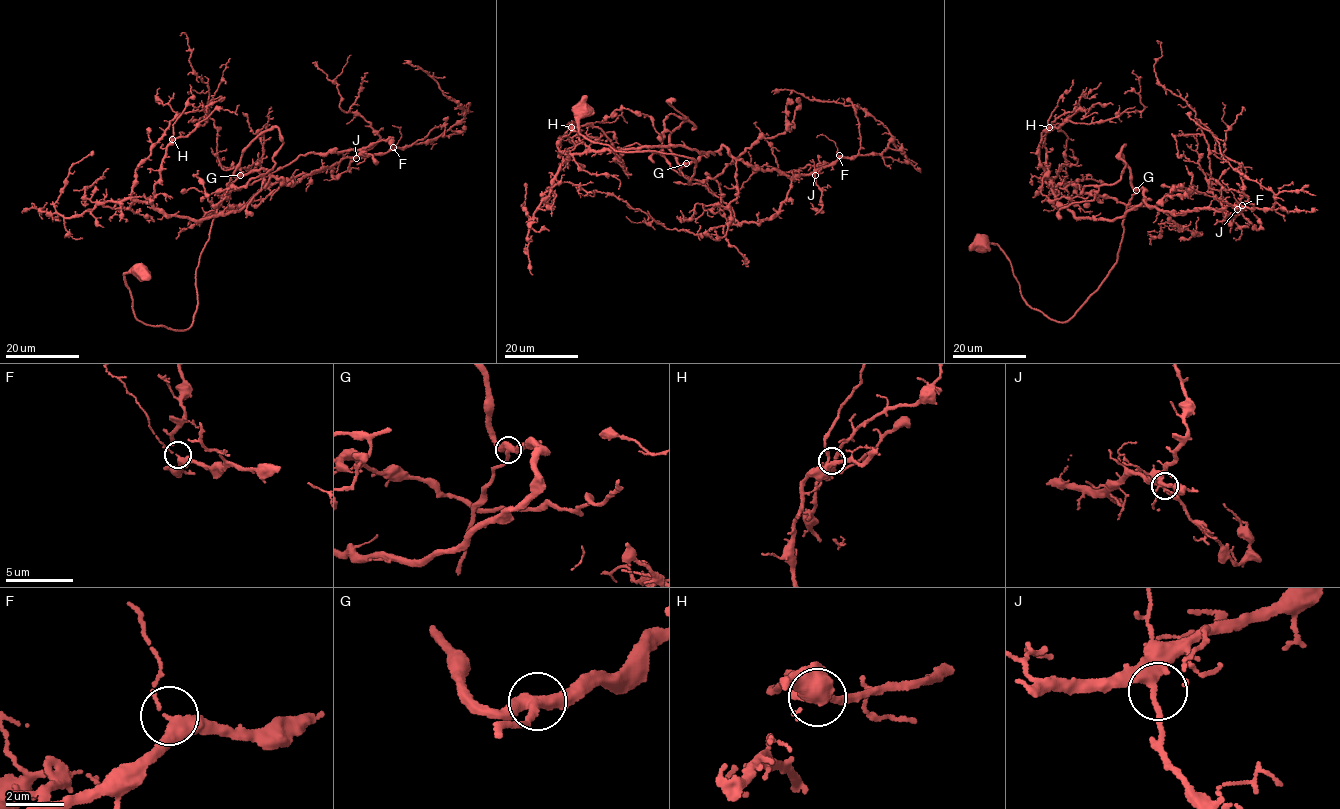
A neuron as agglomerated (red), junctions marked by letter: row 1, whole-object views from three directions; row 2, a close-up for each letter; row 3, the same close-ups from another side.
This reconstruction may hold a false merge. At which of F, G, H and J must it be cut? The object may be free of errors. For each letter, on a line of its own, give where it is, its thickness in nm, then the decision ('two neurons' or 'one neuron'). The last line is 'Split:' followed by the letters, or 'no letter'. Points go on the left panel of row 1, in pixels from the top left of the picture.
F: (393, 147) | 360 nm | one neuron
G: (240, 175) | 360 nm | one neuron
H: (172, 139) | 320 nm | one neuron
J: (356, 158) | 280 nm | one neuron
Split: no letter

